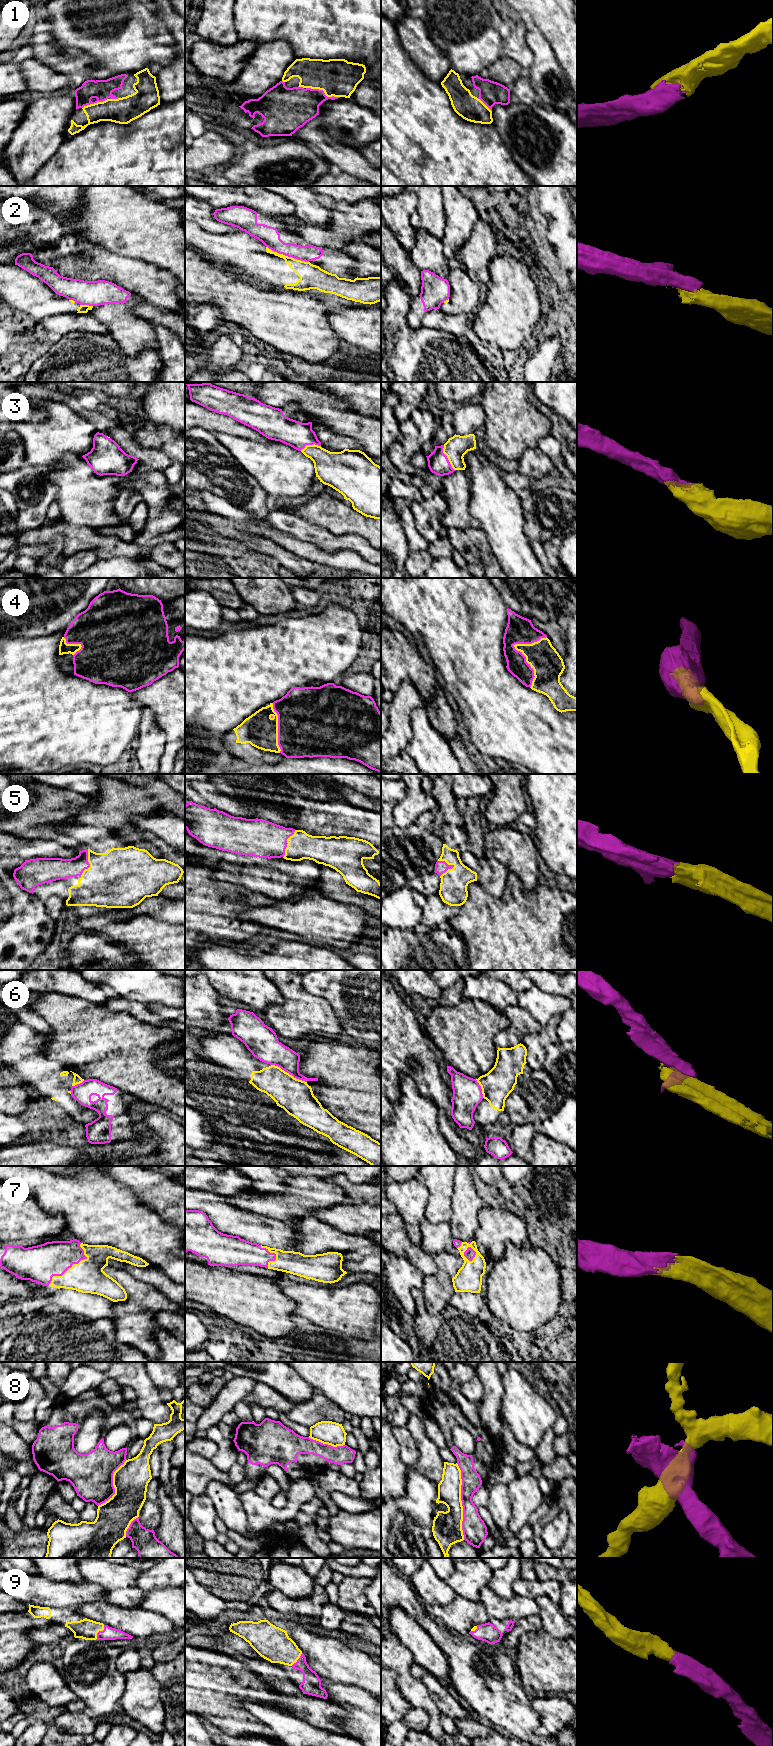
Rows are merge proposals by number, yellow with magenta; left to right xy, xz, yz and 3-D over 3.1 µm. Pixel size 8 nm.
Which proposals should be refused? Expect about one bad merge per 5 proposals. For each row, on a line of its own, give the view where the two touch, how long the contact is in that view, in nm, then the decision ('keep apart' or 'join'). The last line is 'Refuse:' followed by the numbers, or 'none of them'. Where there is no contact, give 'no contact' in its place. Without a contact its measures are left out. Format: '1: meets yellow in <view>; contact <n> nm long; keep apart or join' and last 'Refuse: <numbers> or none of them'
1: meets yellow in xz; contact 280 nm long; join
2: meets yellow in xz; contact 360 nm long; keep apart
3: meets yellow in yz; contact 220 nm long; join
4: meets yellow in yz; contact 440 nm long; join
5: meets yellow in yz; contact 150 nm long; join
6: meets yellow in xz; contact 320 nm long; keep apart
7: meets yellow in xy; contact 440 nm long; join
8: meets yellow in yz; contact 600 nm long; keep apart
9: meets yellow in xy; contact 140 nm long; join
Refuse: 2, 6, 8

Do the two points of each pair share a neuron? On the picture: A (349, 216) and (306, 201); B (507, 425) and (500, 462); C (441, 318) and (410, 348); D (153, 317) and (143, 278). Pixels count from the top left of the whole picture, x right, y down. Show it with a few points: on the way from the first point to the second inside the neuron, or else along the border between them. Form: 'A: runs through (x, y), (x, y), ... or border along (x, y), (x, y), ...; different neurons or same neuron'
A: border along (331, 210), (331, 216), (327, 223), (310, 223); different neurons
B: border along (485, 440), (498, 454), (516, 462); different neurons
C: border along (421, 326), (440, 329), (449, 332), (453, 336); different neurons
D: border along (138, 296), (162, 310), (171, 312); different neurons

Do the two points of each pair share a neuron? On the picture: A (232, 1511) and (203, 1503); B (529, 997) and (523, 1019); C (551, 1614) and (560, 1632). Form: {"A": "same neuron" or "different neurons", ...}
{"A": "different neurons", "B": "different neurons", "C": "same neuron"}

